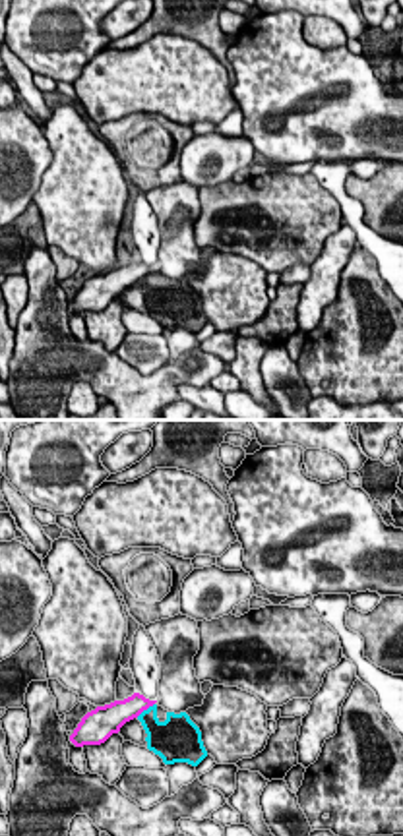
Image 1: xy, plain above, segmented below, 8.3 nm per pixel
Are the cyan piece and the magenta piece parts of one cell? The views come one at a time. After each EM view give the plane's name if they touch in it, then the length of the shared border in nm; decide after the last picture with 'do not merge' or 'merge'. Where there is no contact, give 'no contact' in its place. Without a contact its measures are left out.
meets cyan in xy; contact 200 nm long

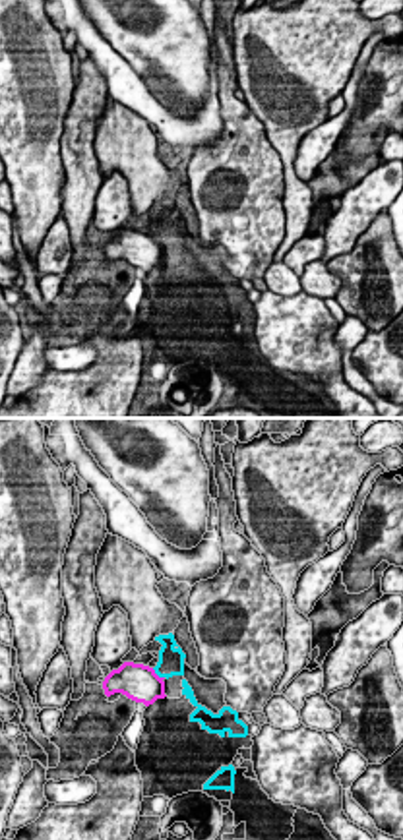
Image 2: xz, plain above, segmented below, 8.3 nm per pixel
meets cyan in xz; contact 140 nm long

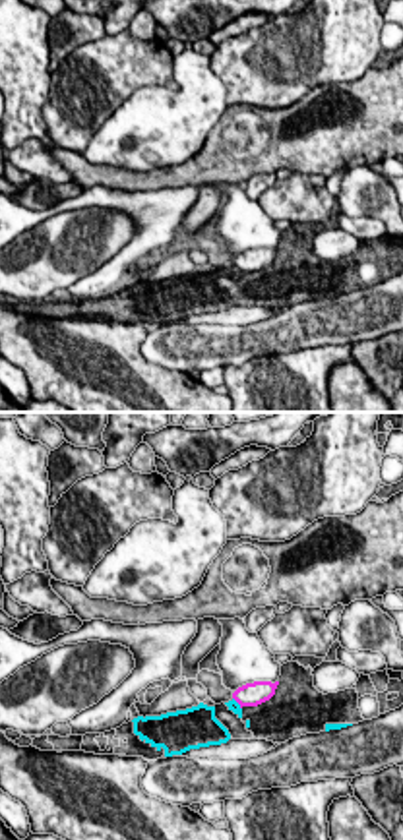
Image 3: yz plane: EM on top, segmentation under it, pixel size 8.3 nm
meets cyan in yz; contact 130 nm long

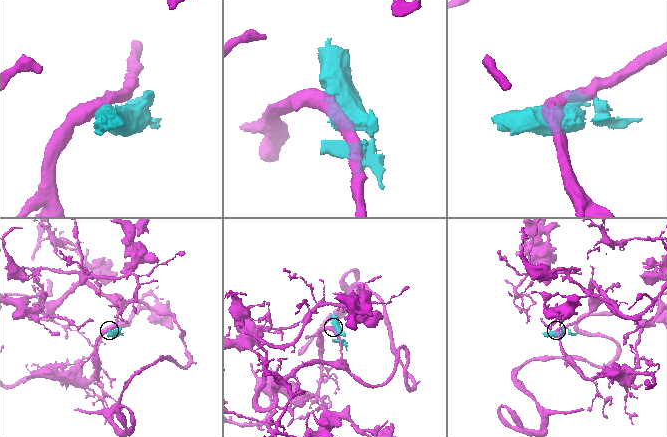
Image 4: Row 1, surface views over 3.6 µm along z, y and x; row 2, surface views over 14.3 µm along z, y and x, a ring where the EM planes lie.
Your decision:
do not merge

